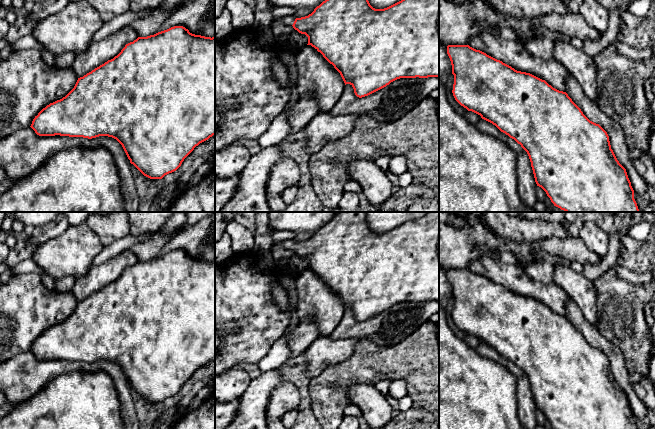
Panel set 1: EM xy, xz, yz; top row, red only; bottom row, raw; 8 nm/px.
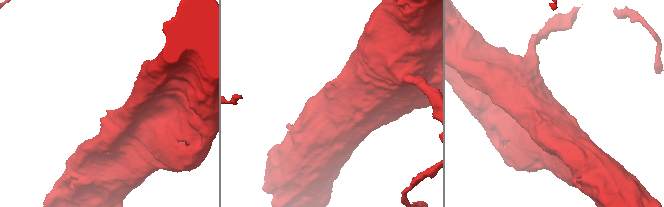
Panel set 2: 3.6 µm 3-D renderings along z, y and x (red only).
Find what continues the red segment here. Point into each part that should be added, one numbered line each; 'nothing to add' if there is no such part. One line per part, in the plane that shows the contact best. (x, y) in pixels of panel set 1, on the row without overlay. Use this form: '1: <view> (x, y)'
1: xz (287, 244)

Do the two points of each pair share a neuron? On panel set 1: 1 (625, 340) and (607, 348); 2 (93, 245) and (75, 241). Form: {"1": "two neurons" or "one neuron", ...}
{"1": "two neurons", "2": "one neuron"}

